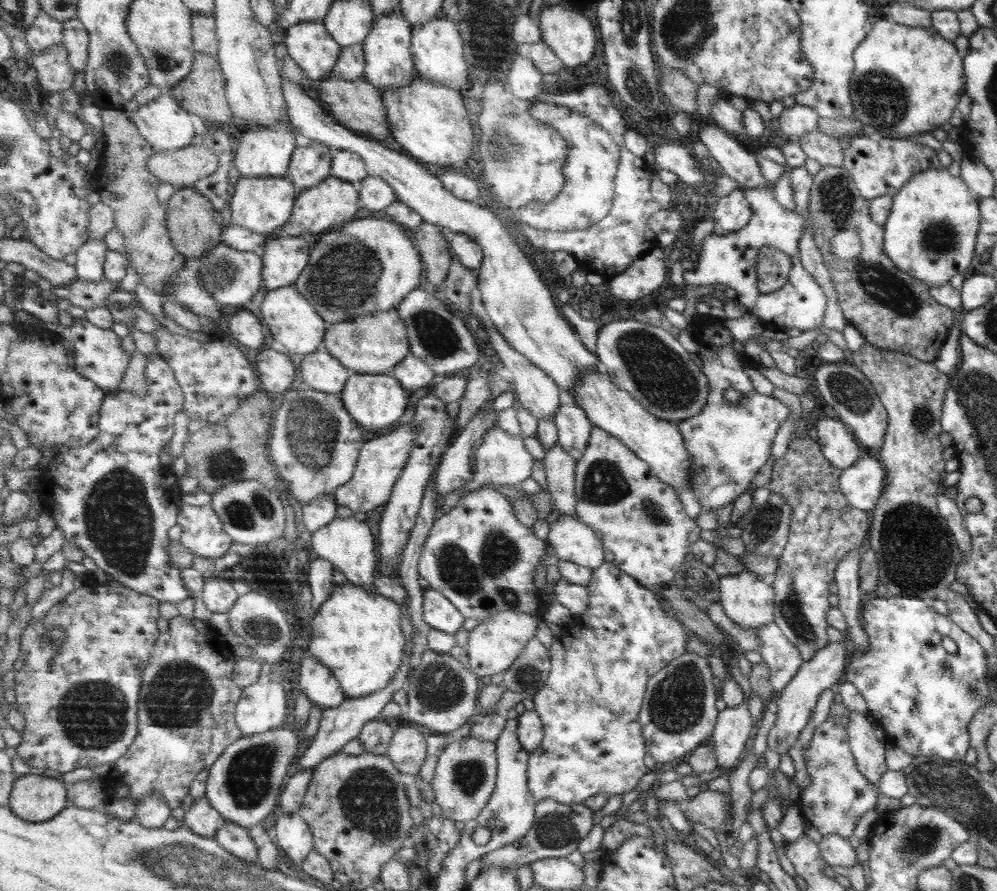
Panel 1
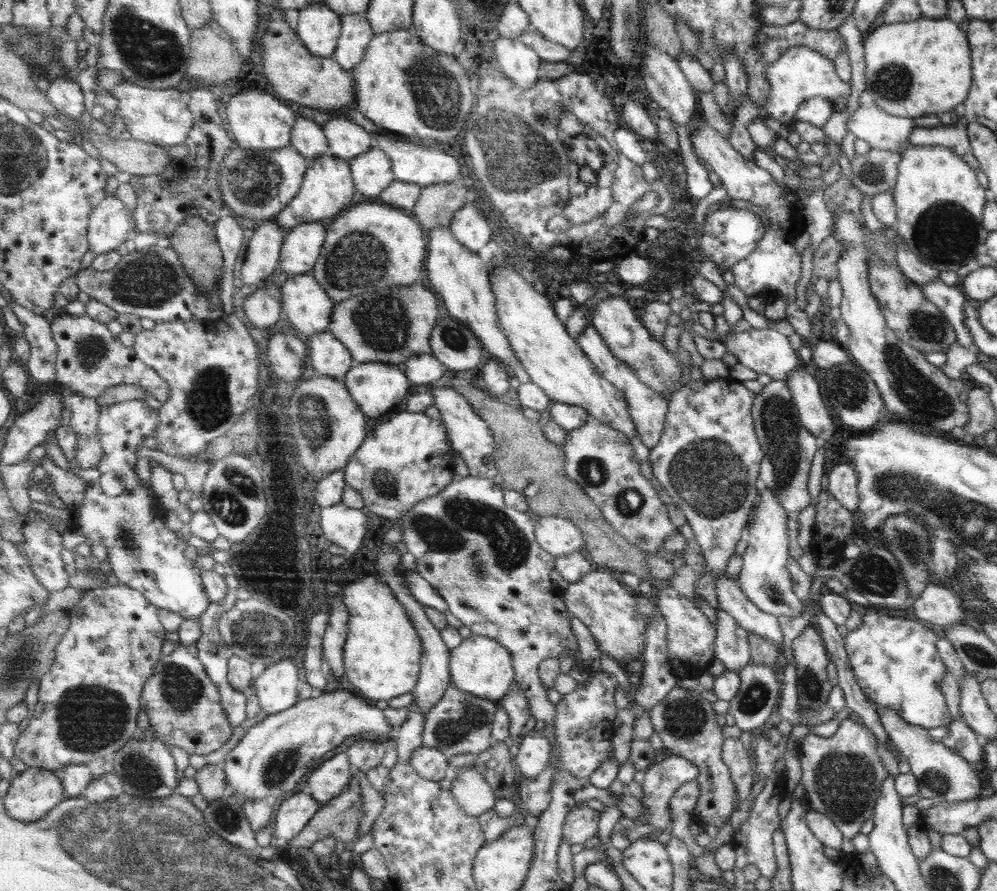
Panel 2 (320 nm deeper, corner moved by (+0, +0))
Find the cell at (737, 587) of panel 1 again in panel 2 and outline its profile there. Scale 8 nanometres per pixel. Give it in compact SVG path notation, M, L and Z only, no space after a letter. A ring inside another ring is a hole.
M758 490L757 508L750 516L749 532L745 535L747 548L741 556L743 564L737 581L749 600L761 612L771 614L773 617L783 616L799 618L802 612L801 602L792 591L789 573L787 572L787 554L789 540L787 539L787 515L771 490Z

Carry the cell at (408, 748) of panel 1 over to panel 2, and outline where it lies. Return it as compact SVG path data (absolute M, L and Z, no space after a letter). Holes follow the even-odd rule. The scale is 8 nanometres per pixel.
M425 745L420 746L414 752L411 766L415 768L415 772L418 772L419 776L437 782L441 782L443 778L448 776L452 768L449 765L448 756L445 756L441 750Z

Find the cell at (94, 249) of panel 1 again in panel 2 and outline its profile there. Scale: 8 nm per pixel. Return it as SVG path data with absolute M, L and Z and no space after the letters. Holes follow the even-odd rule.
M106 195L90 216L90 250L95 256L117 251L125 240L129 240L137 232L137 228L134 213L116 195Z

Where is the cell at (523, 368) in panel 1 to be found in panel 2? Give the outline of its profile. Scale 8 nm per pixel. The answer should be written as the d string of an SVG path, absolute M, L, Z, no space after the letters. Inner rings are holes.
M439 225L428 232L427 268L432 289L442 296L450 317L466 324L495 358L510 366L511 373L521 383L531 382L530 374L516 357L499 324L498 304L491 278L493 263L489 264L478 254L471 252L449 227Z

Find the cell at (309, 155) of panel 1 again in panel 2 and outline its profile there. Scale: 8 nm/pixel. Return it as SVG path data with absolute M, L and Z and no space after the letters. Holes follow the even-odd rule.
M299 116L292 130L291 144L308 161L317 160L323 155L331 155L331 147L321 122Z

